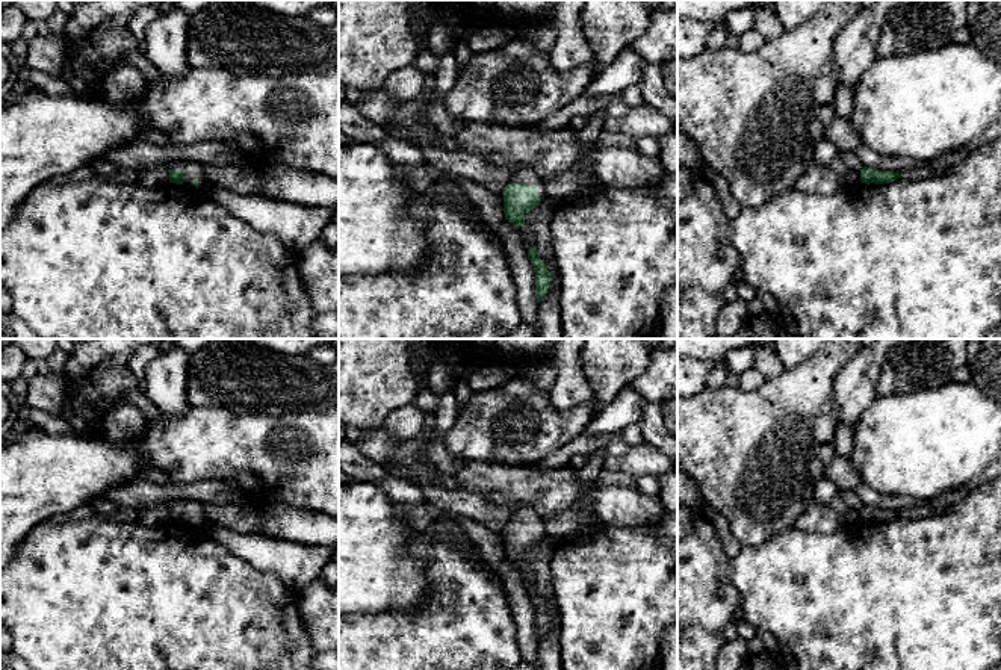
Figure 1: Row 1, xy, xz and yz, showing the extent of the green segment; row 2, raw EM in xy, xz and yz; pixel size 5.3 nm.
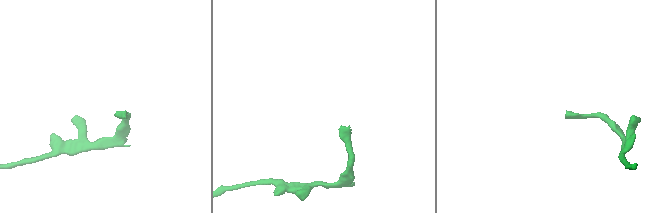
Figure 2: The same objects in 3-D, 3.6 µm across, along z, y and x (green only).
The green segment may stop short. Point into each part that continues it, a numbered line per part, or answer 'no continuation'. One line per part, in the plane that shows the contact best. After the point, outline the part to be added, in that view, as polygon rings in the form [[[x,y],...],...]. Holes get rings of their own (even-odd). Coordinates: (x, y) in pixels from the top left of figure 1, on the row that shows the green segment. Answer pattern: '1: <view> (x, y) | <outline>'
1: xz (525, 176) | [[[519,168],[519,169],[513,171],[510,181],[511,183],[523,183],[526,186],[535,185],[537,186],[537,194],[541,198],[546,197],[543,180],[529,168]]]

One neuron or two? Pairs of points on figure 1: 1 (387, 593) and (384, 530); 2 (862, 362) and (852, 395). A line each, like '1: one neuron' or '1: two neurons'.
1: one neuron
2: one neuron

